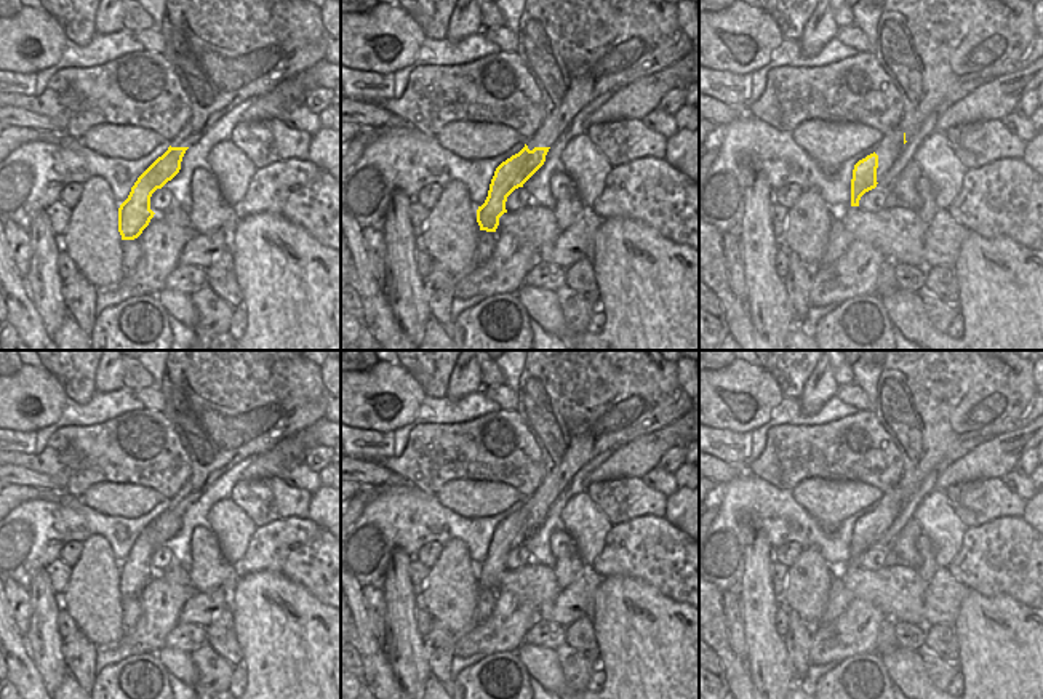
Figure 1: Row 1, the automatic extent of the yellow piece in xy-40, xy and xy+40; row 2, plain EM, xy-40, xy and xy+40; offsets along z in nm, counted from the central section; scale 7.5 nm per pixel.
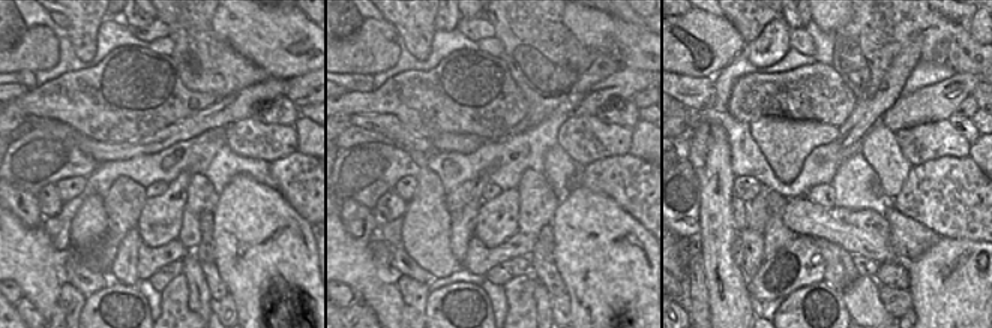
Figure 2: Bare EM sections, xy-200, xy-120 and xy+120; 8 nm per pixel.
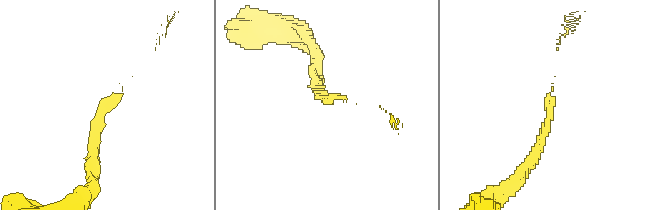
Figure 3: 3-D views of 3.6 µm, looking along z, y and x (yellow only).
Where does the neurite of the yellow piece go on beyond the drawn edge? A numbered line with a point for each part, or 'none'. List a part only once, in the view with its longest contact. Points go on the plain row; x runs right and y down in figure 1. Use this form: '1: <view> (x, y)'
1: xy+40 (891, 503).

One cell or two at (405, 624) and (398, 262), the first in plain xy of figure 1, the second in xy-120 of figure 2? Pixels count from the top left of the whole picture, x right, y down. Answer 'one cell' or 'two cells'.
two cells

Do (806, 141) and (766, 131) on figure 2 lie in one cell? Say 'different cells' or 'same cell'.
same cell

